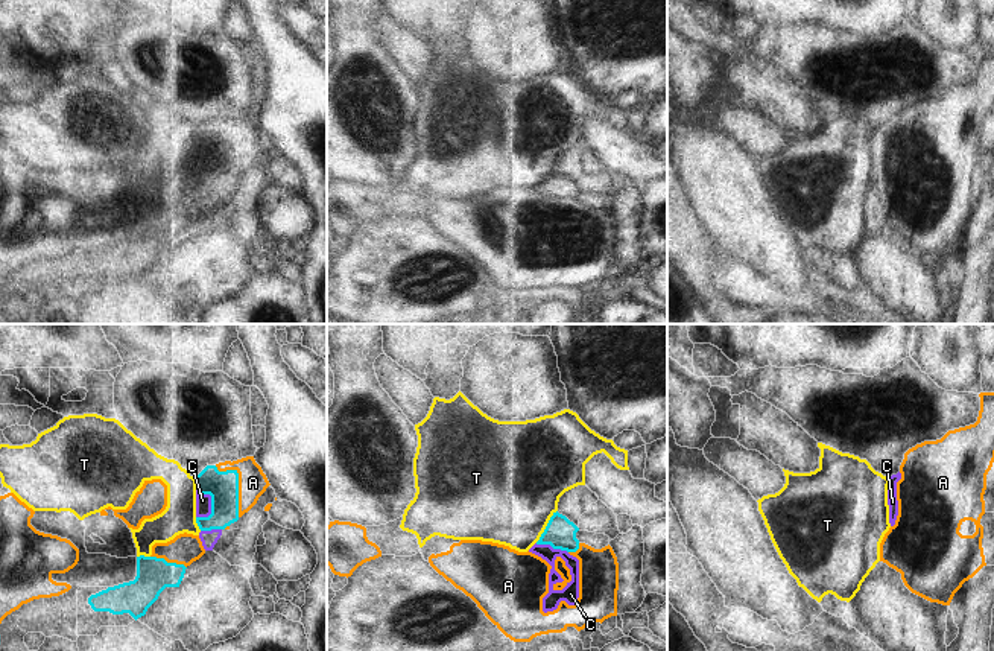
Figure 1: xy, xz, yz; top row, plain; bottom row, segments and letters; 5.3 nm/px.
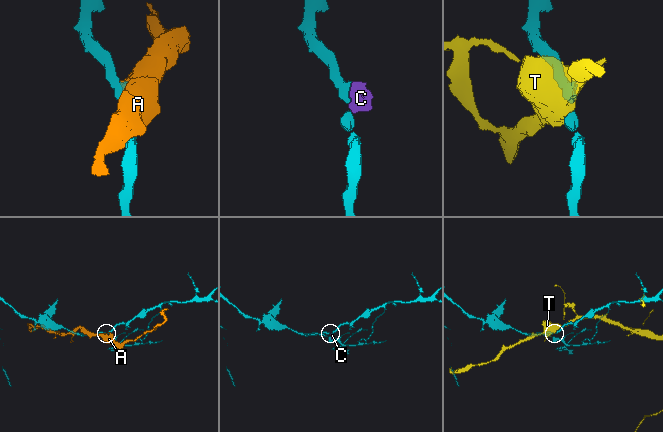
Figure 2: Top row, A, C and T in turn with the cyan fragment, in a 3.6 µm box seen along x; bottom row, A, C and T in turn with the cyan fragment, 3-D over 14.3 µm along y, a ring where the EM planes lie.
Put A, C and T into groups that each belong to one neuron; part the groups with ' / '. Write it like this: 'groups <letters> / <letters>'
groups A C / T

